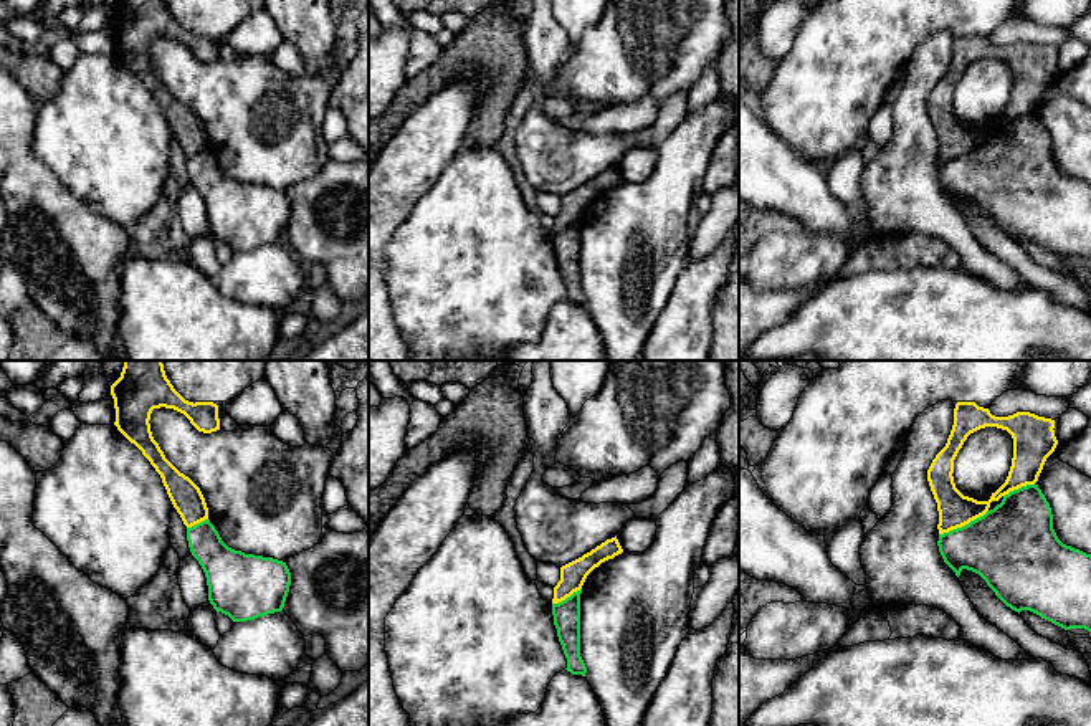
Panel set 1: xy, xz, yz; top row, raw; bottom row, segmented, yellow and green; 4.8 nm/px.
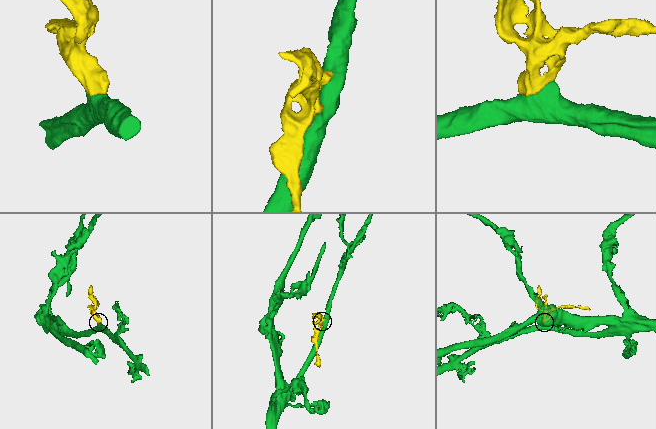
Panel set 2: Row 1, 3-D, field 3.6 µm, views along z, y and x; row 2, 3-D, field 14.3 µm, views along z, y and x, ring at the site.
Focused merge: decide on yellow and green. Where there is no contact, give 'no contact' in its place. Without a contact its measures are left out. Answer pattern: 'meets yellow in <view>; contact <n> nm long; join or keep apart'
meets yellow in yz; contact 260 nm long; keep apart

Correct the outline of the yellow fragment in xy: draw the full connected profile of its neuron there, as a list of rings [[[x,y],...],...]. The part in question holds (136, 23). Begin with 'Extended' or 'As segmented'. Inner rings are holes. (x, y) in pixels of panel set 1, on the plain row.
As segmented. [[[122,0],[111,15],[117,60],[134,73],[160,104],[167,124],[183,154],[192,157],[208,149],[208,137],[200,117],[180,103],[164,84],[150,61],[154,38],[174,38],[203,63],[220,60],[218,35],[188,31],[170,13],[165,0]]]

